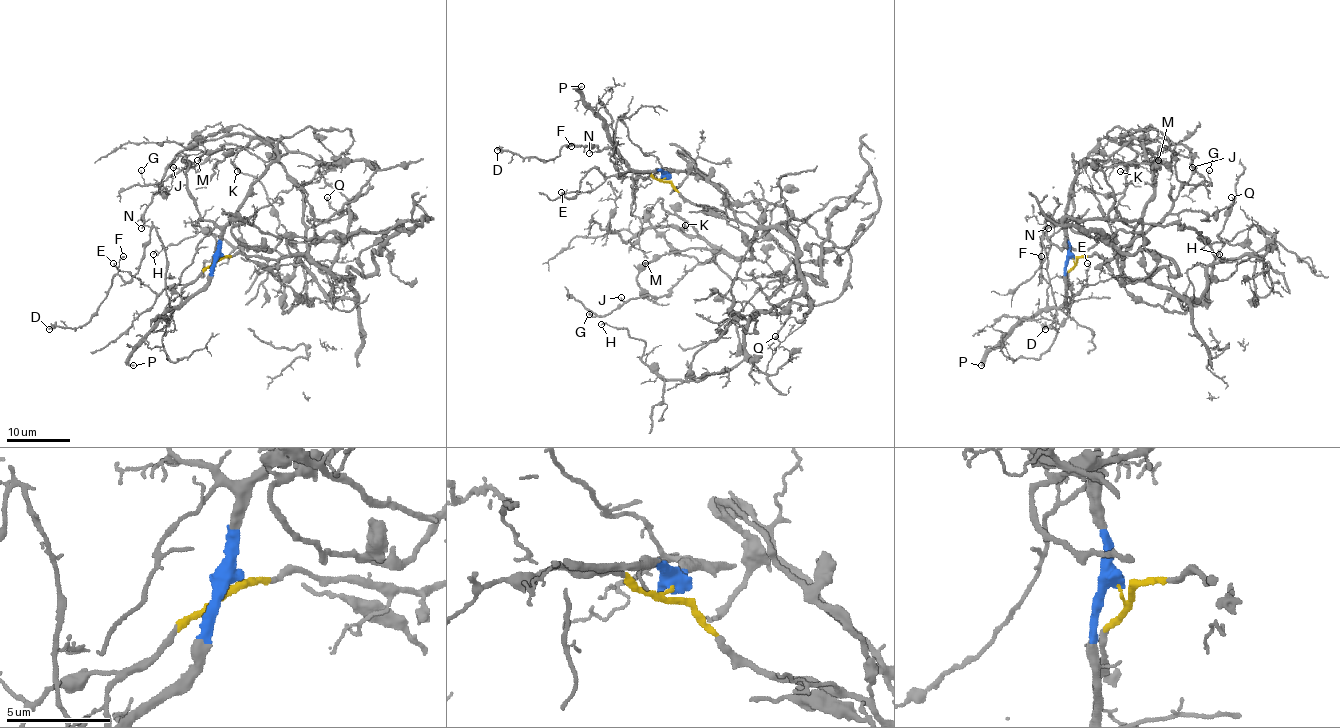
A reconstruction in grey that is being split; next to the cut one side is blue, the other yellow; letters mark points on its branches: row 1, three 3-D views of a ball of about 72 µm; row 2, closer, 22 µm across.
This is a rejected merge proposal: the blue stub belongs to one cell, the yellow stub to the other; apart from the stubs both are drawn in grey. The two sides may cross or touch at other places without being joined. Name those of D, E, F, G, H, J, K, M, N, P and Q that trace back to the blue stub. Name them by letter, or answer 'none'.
D, F, N, P

